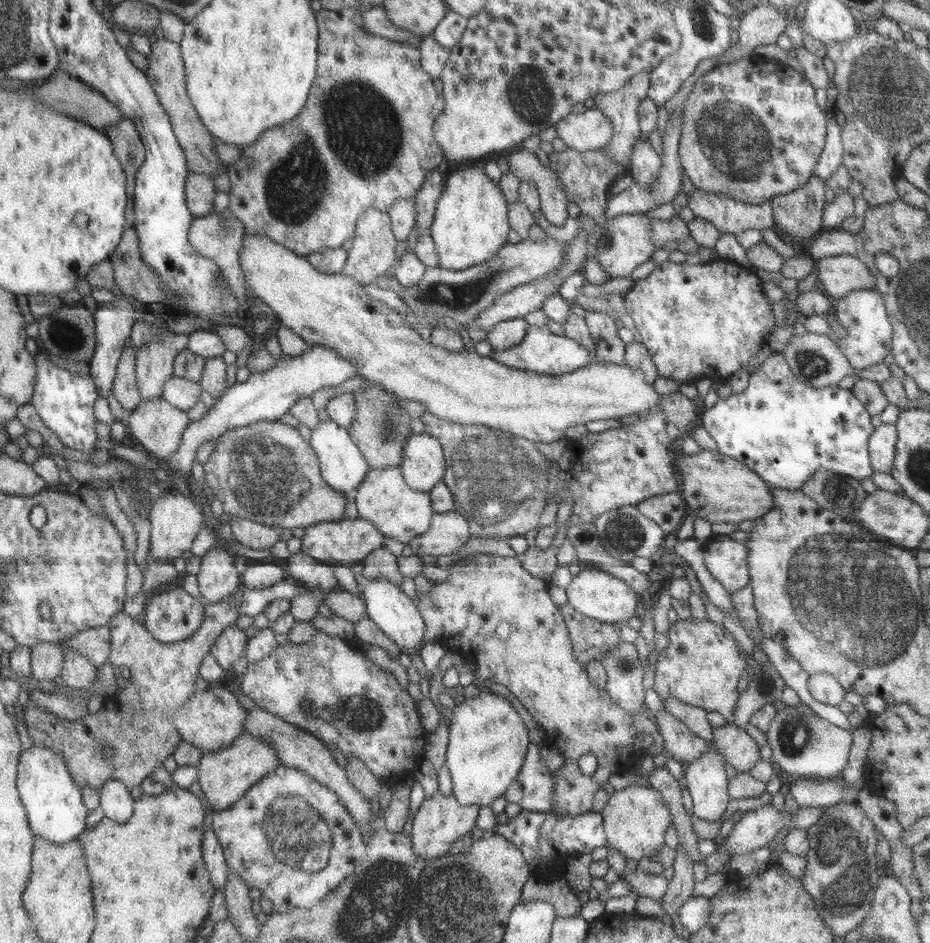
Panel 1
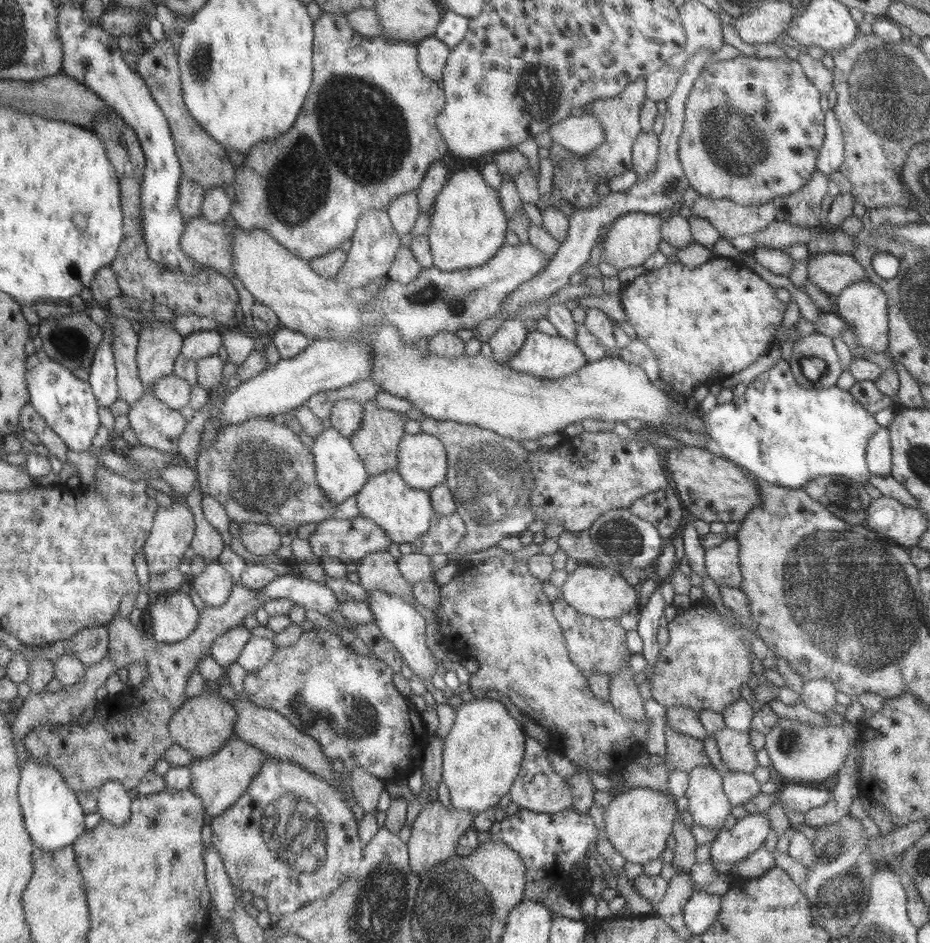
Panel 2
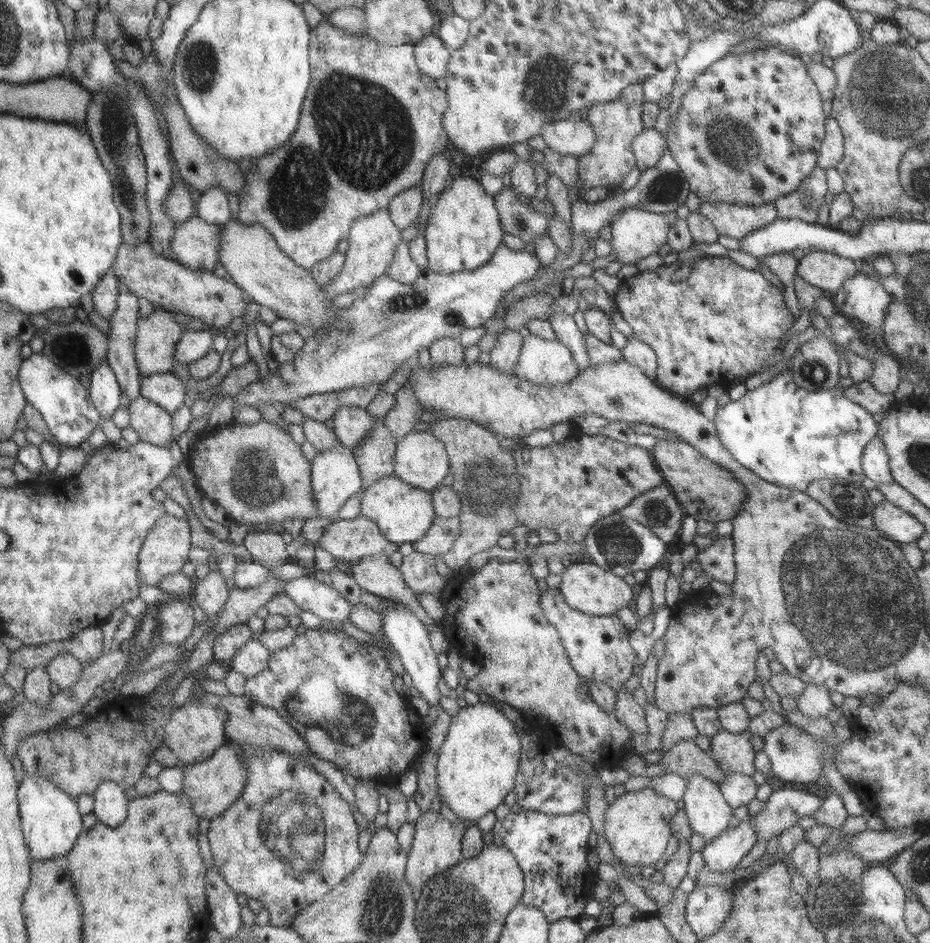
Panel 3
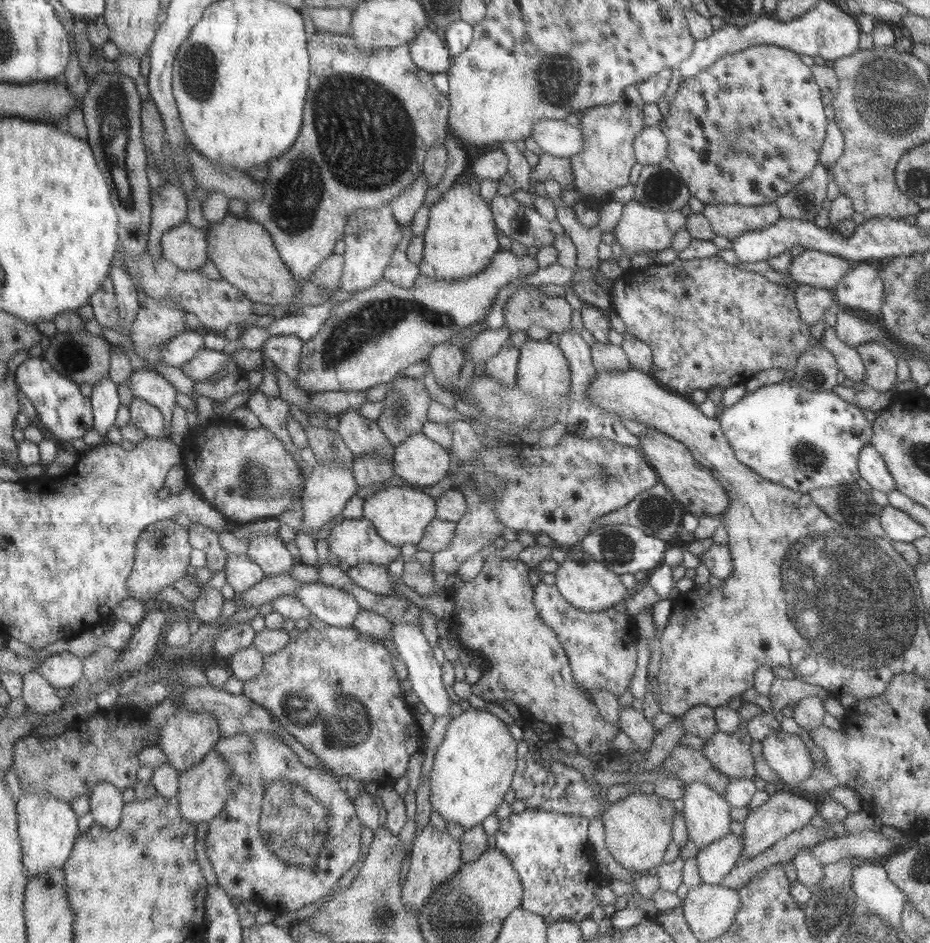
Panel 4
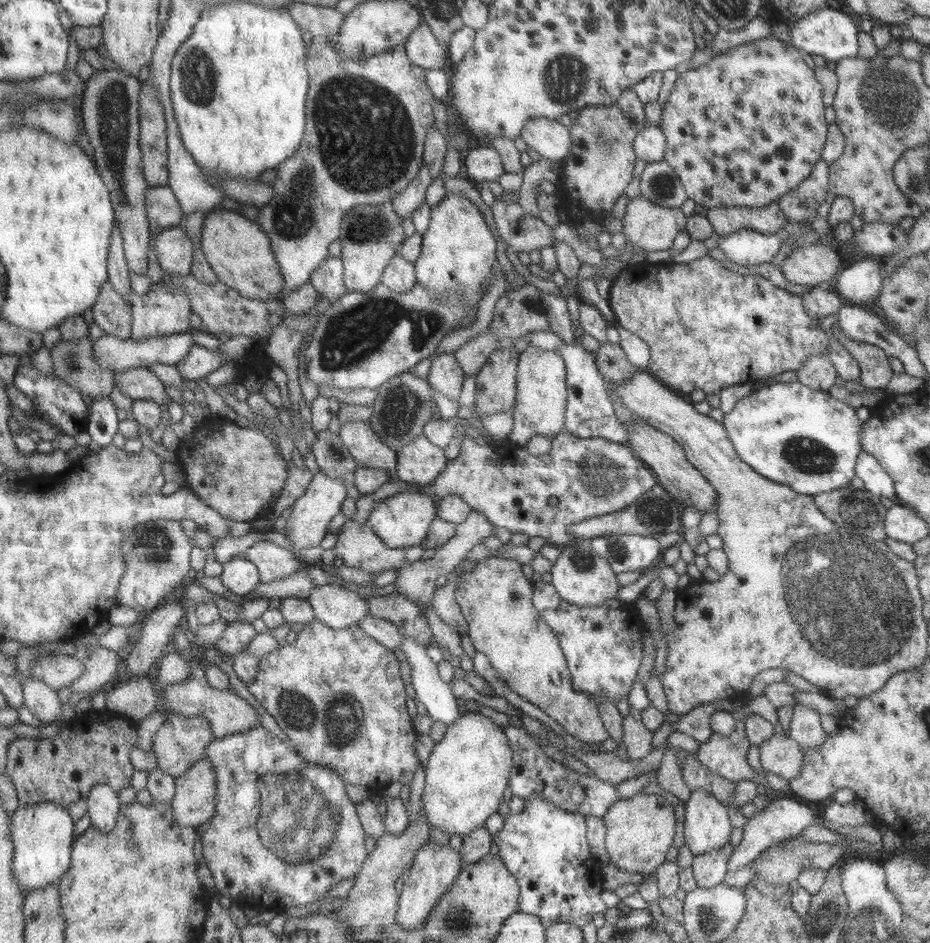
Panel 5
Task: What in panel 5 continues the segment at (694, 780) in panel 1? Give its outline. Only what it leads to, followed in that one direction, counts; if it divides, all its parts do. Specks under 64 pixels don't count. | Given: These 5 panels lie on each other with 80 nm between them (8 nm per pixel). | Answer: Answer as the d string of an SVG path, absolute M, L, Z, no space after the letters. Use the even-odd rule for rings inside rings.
M695 788L687 802L682 803L685 810L684 838L685 844L693 856L714 852L730 842L732 826L728 820L728 808L722 805L717 799L708 795L705 790Z

